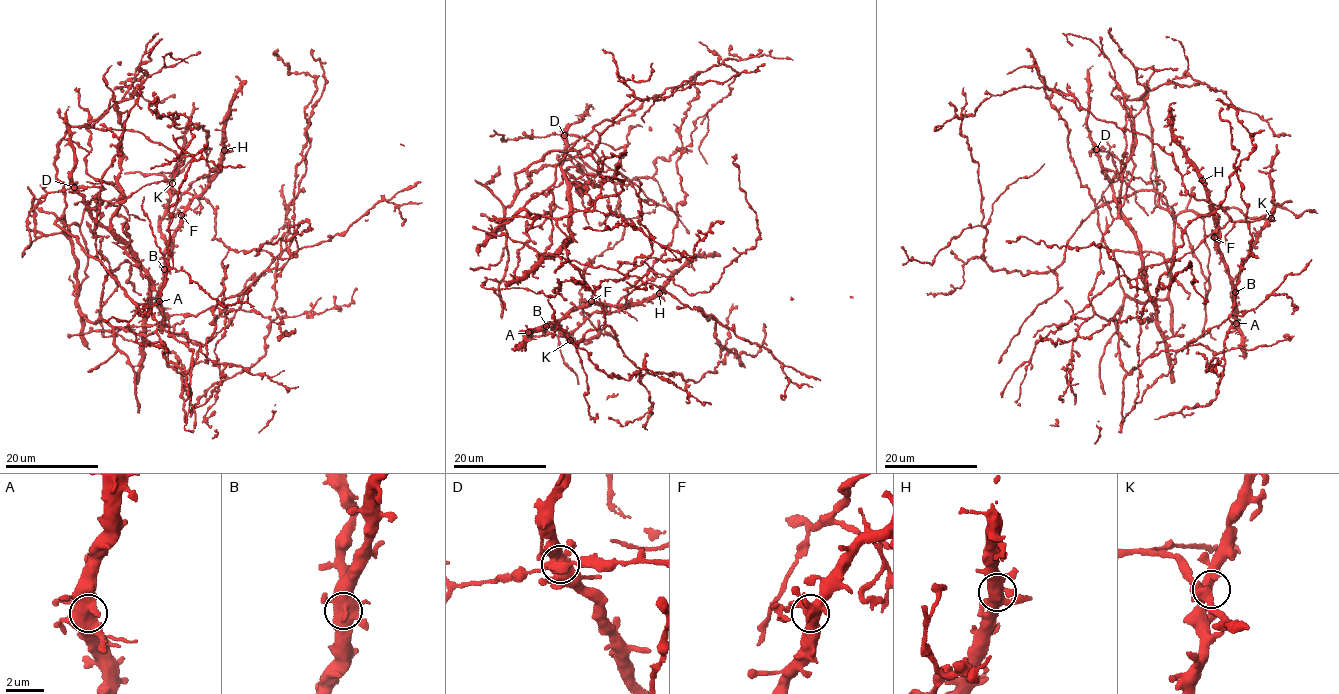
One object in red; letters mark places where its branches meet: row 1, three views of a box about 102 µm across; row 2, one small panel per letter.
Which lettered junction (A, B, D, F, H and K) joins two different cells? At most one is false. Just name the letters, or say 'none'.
none

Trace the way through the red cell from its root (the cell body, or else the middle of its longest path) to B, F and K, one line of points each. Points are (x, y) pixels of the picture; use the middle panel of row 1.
B: (572, 186), (570, 237), (543, 255), (625, 275), (642, 262), (649, 269), (621, 309), (594, 303), (546, 326)
F: (572, 186), (570, 237), (543, 255), (625, 275), (642, 262), (649, 268), (621, 309), (591, 301)
K: (572, 186), (570, 237), (543, 255), (625, 275), (642, 262), (649, 269), (623, 308), (594, 312), (570, 340)

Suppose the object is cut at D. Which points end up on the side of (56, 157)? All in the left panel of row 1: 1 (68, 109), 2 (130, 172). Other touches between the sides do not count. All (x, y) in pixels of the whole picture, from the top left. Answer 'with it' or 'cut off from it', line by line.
1: cut off from it
2: with it

